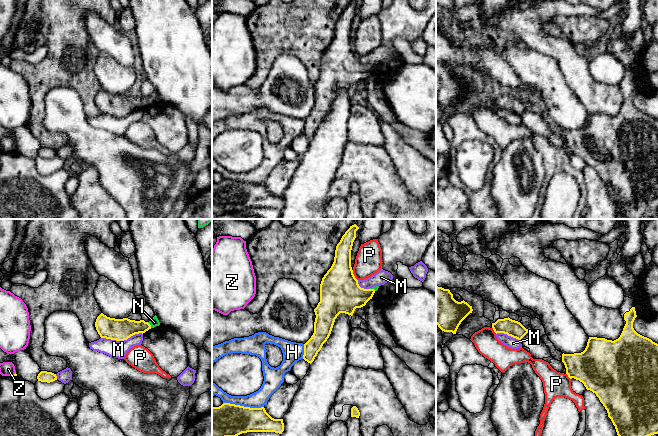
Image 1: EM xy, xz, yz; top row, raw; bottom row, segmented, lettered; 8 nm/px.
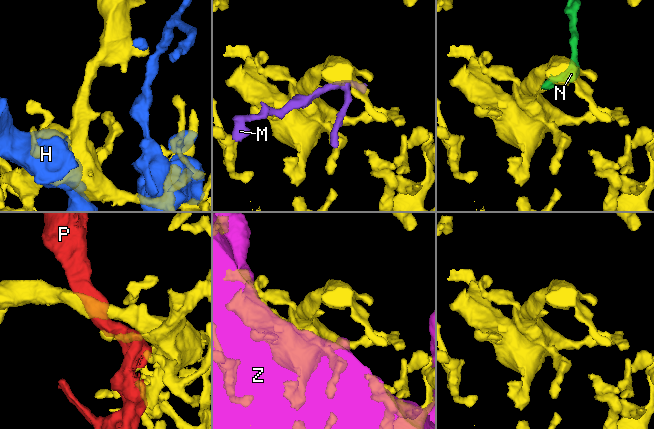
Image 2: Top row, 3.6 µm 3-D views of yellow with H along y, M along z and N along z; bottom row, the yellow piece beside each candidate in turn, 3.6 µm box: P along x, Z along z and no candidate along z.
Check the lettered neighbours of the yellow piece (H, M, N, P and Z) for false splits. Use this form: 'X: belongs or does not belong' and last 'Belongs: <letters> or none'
H: does not belong
M: does not belong
N: belongs
P: does not belong
Z: does not belong
Belongs: N

